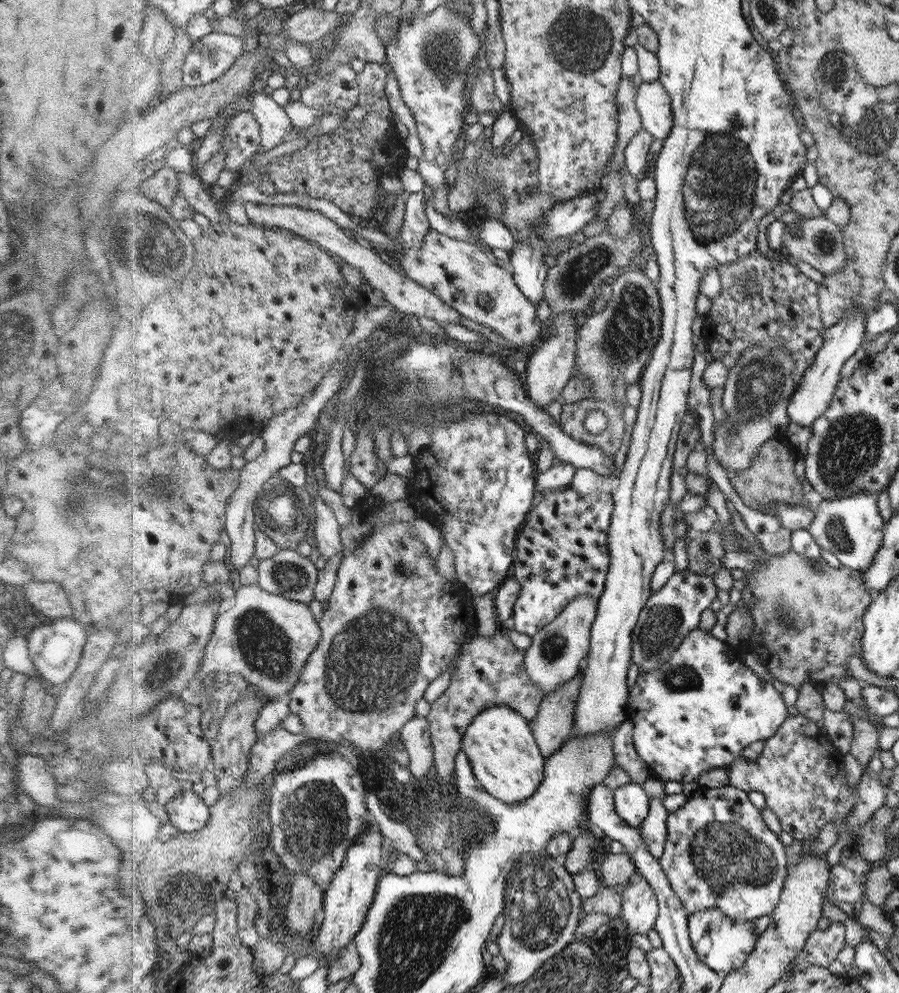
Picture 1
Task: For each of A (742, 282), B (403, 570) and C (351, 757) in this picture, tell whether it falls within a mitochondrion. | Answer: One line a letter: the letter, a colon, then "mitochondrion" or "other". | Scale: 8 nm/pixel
A: mitochondrion
B: mitochondrion
C: other

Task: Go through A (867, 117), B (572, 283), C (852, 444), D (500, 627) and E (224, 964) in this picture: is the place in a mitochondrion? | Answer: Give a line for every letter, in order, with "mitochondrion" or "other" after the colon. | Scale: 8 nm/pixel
A: mitochondrion
B: mitochondrion
C: mitochondrion
D: other
E: other

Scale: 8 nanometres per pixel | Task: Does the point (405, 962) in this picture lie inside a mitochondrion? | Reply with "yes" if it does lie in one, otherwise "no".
yes

